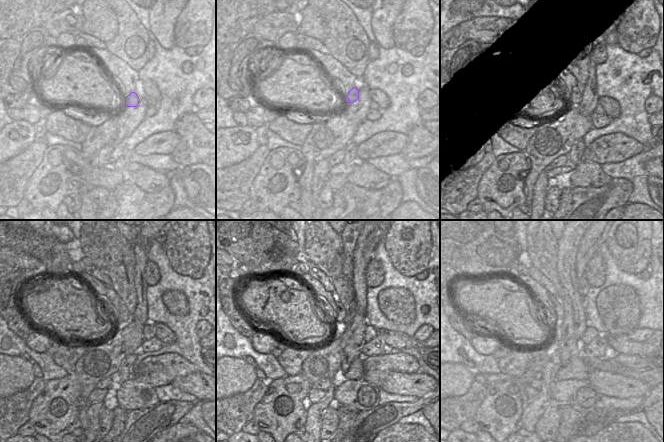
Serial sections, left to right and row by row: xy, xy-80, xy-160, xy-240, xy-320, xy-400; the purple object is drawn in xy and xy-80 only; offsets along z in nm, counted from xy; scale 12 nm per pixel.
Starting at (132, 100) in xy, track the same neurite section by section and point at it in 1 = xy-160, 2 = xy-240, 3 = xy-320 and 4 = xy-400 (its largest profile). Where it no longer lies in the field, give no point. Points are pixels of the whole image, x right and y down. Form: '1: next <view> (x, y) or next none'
1: next xy-160 (574, 97)
2: next xy-240 (124, 317)
3: next xy-320 (339, 313)
4: next xy-400 (556, 307)

